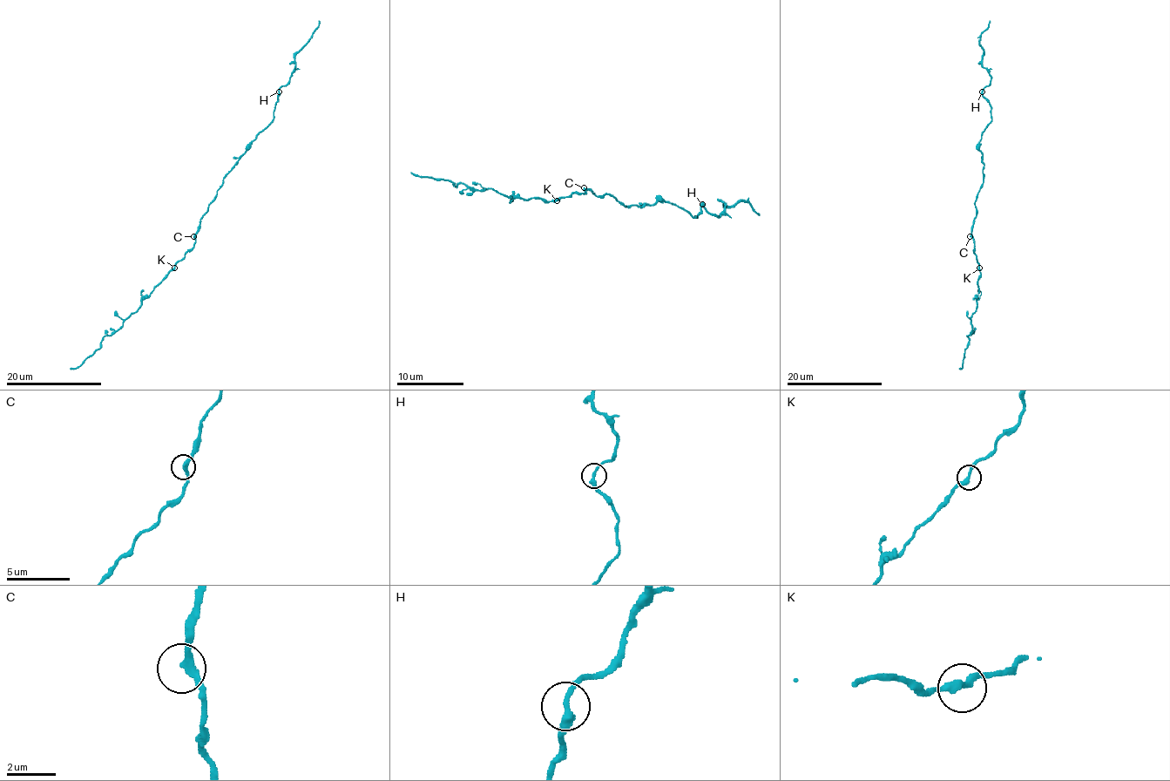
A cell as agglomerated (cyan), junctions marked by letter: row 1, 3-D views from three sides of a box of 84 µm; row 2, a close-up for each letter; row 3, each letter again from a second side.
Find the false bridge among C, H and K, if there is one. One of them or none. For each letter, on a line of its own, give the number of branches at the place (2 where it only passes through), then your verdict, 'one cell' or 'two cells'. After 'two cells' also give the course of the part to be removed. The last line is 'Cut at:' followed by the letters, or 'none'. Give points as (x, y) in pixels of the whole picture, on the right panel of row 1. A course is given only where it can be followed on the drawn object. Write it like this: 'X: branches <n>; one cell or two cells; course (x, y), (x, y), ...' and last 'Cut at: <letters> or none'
C: branches 2; one cell
H: branches 2; one cell
K: branches 2; one cell
Cut at: none

